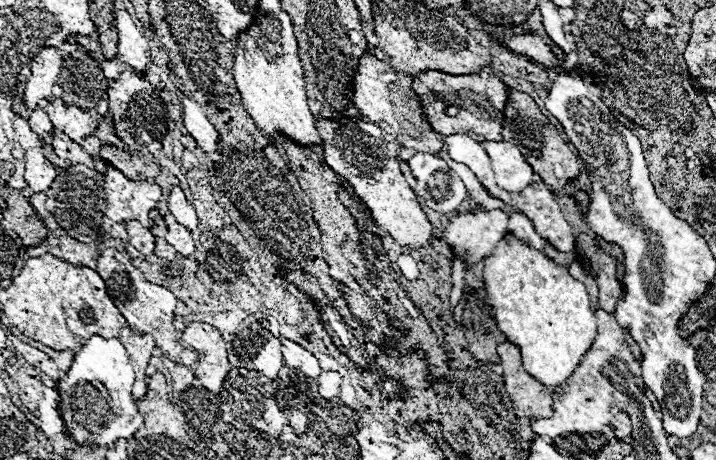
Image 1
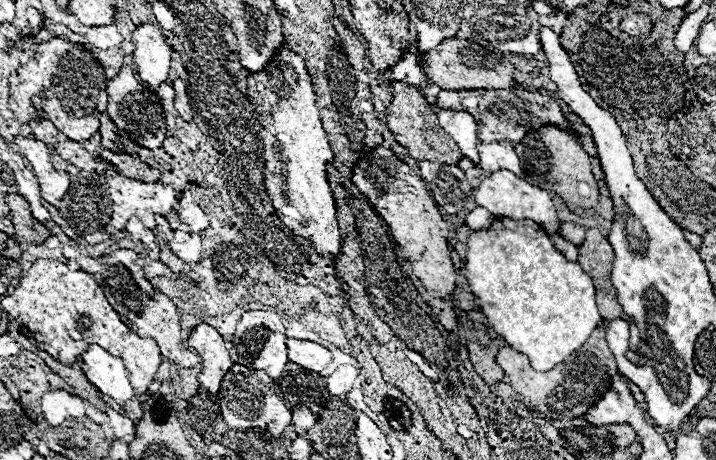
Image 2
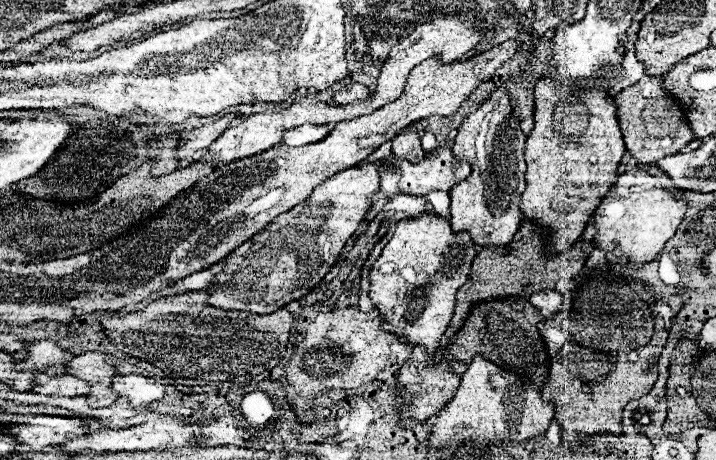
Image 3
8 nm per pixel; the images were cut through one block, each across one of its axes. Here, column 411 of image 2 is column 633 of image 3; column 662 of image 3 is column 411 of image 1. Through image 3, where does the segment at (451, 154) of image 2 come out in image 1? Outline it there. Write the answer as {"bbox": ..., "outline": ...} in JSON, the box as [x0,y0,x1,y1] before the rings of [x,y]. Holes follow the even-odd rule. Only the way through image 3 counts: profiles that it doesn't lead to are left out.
{"bbox":[352,52,444,160],"outline":[[[364,52],[360,56],[360,64],[352,82],[352,102],[362,116],[376,122],[388,136],[392,136],[400,144],[400,160],[408,160],[420,150],[436,154],[444,148],[444,138],[436,134],[432,126],[428,126],[424,110],[420,106],[420,98],[412,92],[412,76],[390,68],[384,60],[378,60],[370,52]]]}

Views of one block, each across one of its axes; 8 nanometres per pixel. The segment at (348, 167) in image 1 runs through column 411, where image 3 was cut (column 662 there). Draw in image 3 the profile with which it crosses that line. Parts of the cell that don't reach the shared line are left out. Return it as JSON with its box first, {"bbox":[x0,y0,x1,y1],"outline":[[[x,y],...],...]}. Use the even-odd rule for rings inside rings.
{"bbox":[592,166,688,266],"outline":[[[636,166],[634,170],[616,174],[616,182],[596,208],[594,228],[598,236],[594,236],[592,242],[608,252],[606,258],[610,264],[618,264],[620,258],[630,258],[628,266],[636,262],[650,262],[674,236],[686,210],[688,202],[684,200],[684,192],[654,188],[654,176]]]}

